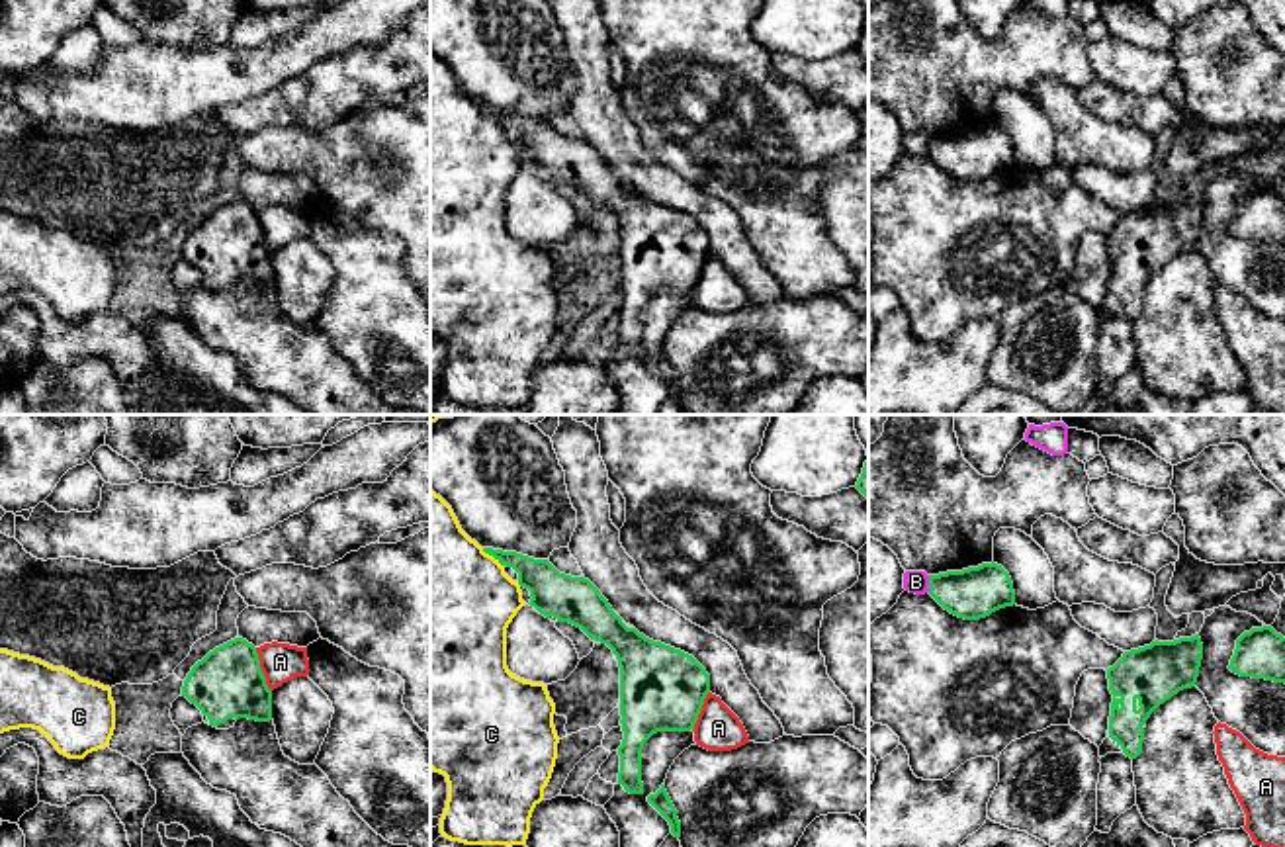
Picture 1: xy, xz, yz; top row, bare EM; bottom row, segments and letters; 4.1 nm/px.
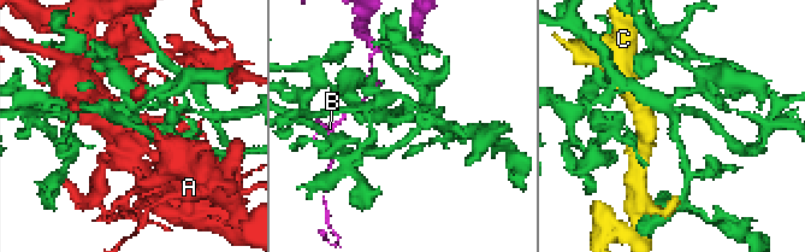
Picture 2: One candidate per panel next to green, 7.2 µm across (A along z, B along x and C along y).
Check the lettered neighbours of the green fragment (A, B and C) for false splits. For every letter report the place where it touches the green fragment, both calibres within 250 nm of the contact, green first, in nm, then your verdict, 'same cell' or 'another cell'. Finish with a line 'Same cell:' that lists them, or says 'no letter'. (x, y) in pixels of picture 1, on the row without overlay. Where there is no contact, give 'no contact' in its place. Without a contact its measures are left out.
A: xy (261, 231) | 280/160 nm | another cell
B: yz (930, 145) | 220/100 nm | another cell
C: xz (491, 116) | 150/480 nm | another cell
Same cell: no letter

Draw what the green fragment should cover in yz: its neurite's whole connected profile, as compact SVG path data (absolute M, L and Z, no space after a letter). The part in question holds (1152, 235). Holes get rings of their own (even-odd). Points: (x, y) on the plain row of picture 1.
M1199 196L1174 203L1156 201L1150 207L1125 213L1107 231L1113 264L1099 319L1125 315L1136 321L1142 315L1146 282L1174 256L1195 248L1201 221Z

